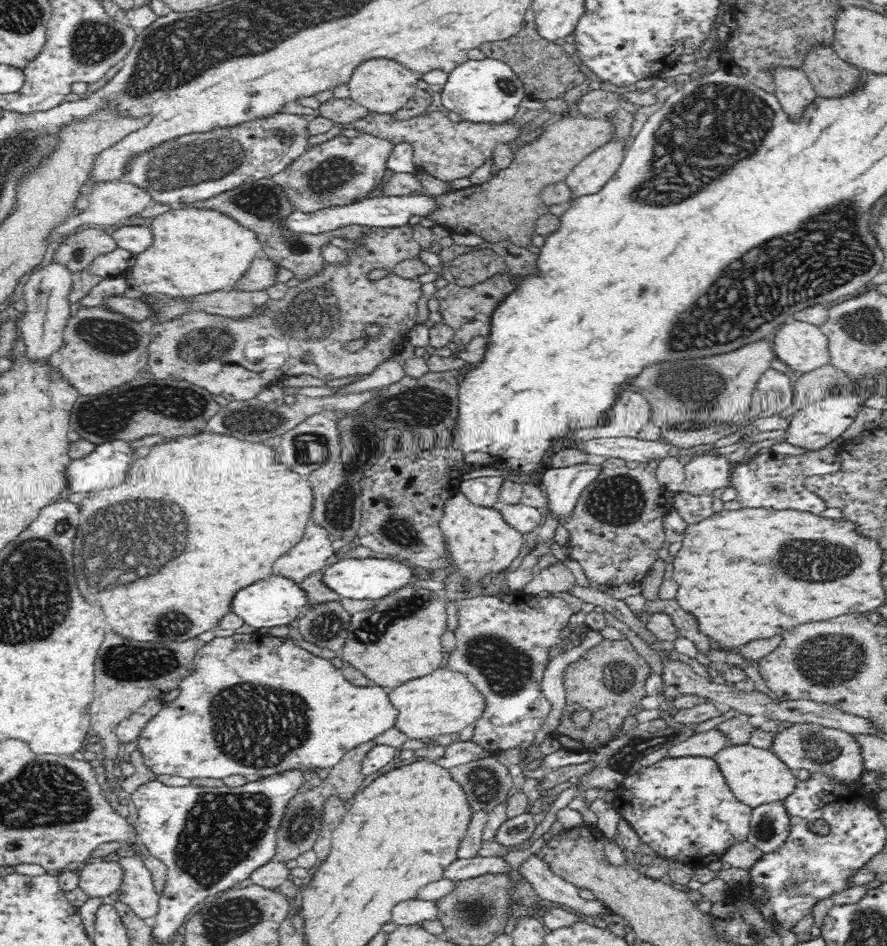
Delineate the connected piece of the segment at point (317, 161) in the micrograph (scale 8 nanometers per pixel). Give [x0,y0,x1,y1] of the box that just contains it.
[271,133,394,214]

